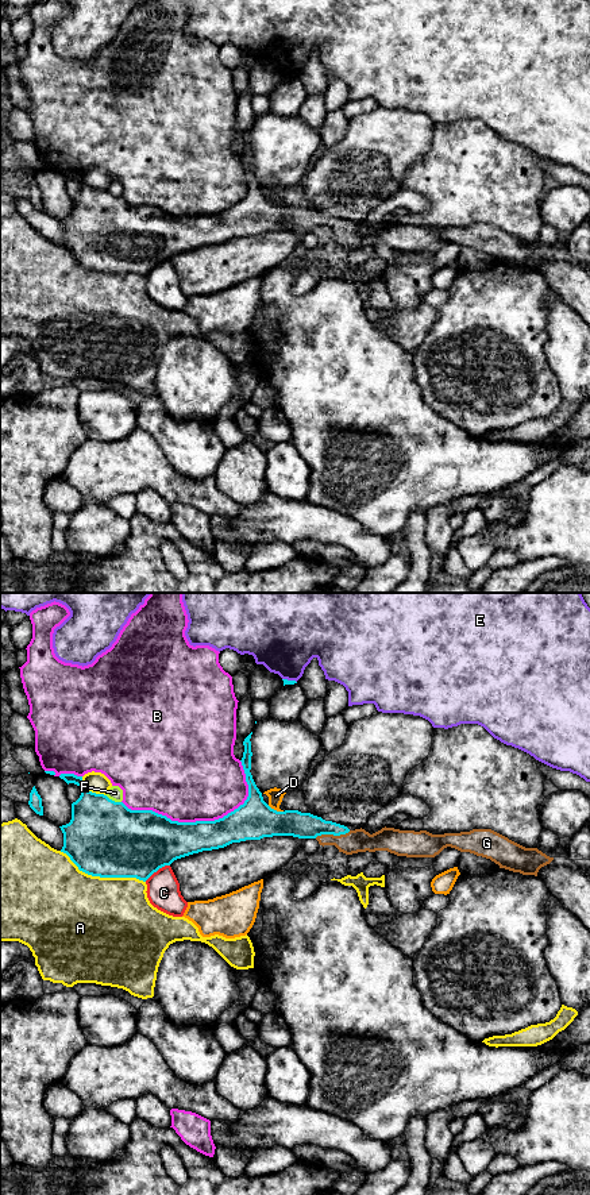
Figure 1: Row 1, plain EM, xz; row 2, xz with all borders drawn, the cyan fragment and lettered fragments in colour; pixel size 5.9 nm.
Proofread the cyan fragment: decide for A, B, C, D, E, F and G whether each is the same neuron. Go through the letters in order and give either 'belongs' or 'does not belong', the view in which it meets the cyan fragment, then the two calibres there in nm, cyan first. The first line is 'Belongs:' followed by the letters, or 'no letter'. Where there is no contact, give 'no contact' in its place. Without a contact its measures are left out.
Belongs: G
A: does not belong | xz | 460/500 nm
B: does not belong | xz | 320/480 nm
C: does not belong | xz | 400/190 nm
D: does not belong | xz | 240/90 nm
E: does not belong | xz | 30/400 nm
F: does not belong | xz | 460/90 nm
G: belongs | xz | 160/140 nm

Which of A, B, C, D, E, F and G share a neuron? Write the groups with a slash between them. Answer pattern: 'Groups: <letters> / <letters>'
Groups: A / B / C / D / E / F / G

